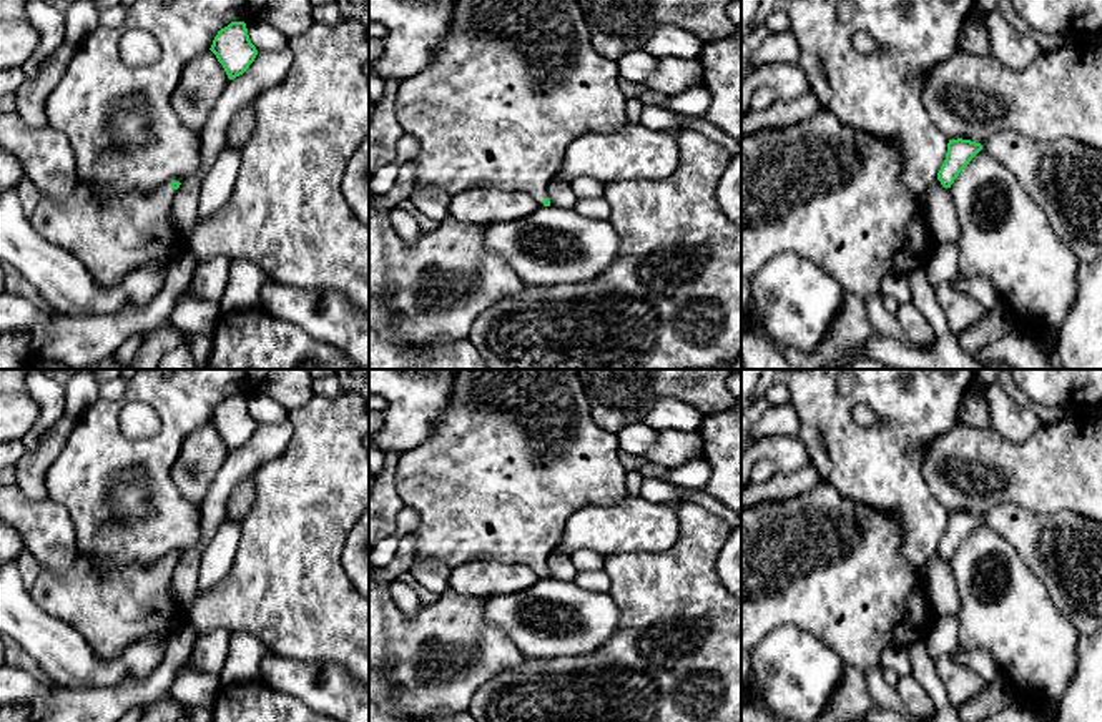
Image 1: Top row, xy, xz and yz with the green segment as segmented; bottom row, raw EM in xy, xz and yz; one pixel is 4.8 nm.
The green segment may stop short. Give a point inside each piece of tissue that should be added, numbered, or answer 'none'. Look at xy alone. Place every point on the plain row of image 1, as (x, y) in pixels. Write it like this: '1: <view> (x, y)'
1: xy (112, 613)

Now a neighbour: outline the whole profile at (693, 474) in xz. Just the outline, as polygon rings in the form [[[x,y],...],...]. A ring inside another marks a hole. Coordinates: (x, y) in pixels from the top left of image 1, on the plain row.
[[[696,459],[678,467],[668,469],[663,481],[675,486],[681,486],[685,489],[700,489],[708,482],[710,476],[710,464],[705,459]]]

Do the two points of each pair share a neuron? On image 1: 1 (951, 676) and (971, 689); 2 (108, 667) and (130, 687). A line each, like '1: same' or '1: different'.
1: same
2: different

